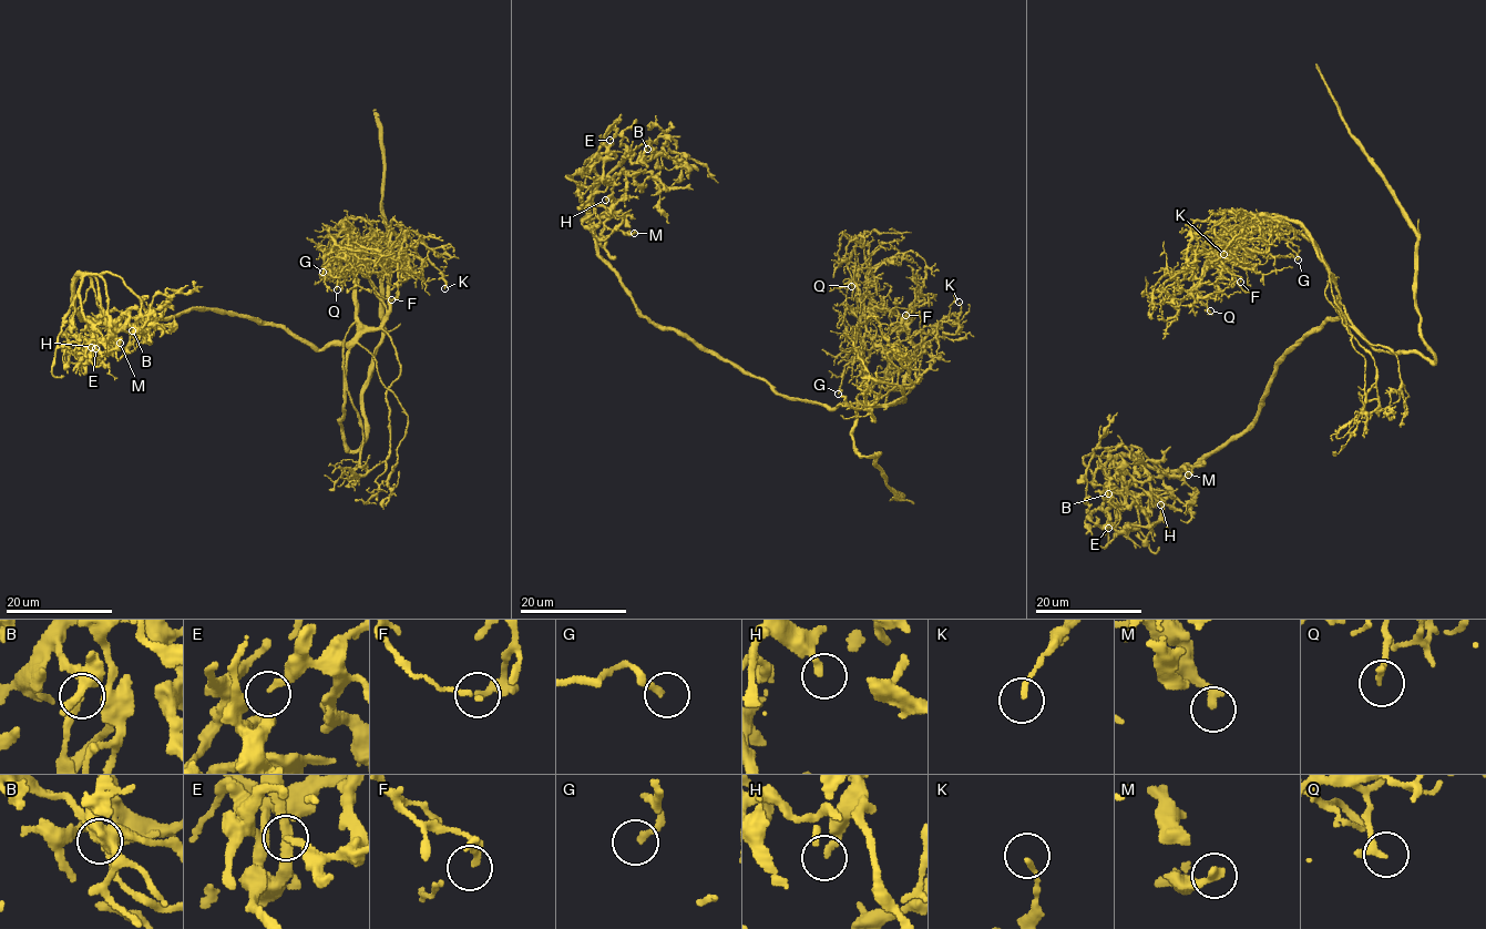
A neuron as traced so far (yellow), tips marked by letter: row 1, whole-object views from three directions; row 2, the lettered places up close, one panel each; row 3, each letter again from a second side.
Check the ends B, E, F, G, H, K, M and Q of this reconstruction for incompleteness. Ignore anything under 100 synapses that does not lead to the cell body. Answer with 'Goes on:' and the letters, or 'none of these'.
Goes on: none of these

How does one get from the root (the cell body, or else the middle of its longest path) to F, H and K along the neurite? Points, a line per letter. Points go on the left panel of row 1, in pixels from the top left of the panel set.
F: (293, 335), (321, 349), (376, 329), (388, 308), (392, 230), (398, 289), (391, 299)
H: (293, 335), (214, 309), (119, 326), (84, 320), (74, 307), (90, 288), (101, 315), (91, 347)
K: (293, 335), (321, 349), (354, 343), (376, 329), (388, 308), (389, 248), (408, 231), (426, 245), (444, 288)

